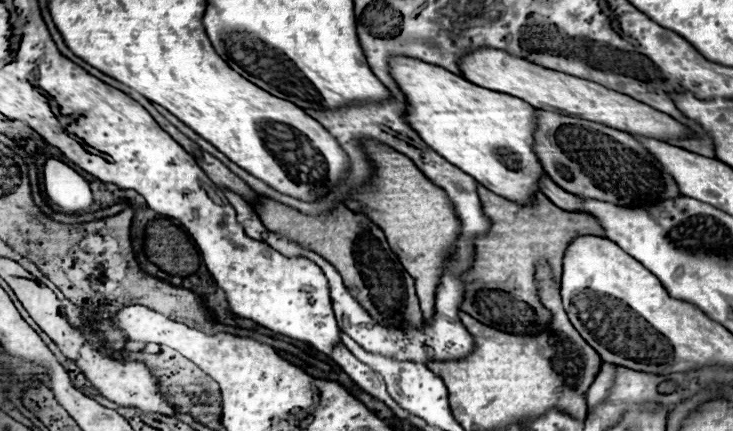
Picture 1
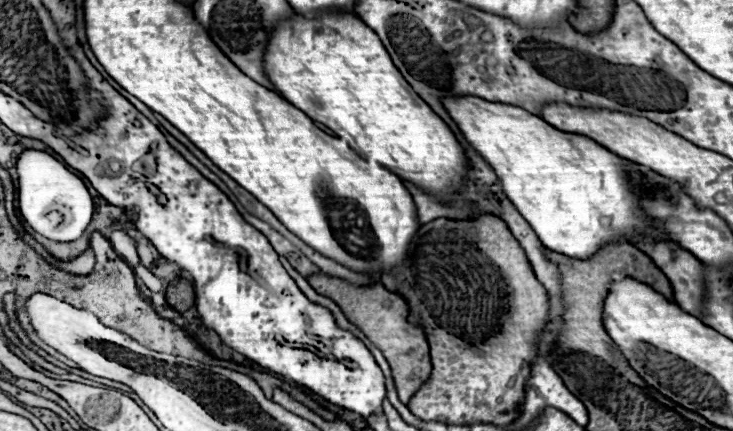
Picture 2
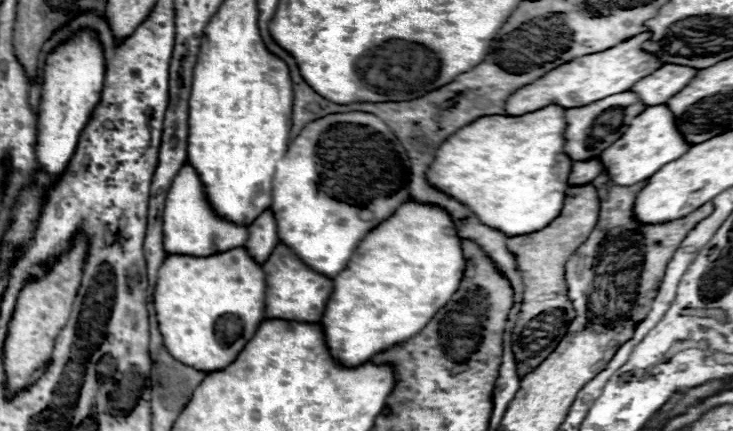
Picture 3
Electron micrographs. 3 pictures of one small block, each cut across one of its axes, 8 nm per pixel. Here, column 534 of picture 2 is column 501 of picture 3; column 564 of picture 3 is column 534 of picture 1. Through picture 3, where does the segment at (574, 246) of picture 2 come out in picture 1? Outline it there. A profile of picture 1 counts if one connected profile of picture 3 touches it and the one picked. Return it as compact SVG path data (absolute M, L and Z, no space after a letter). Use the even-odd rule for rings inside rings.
M392 56L388 64L394 82L408 102L406 122L434 152L498 196L518 204L532 204L544 170L532 152L534 108L530 104L480 88L462 76L418 58Z

